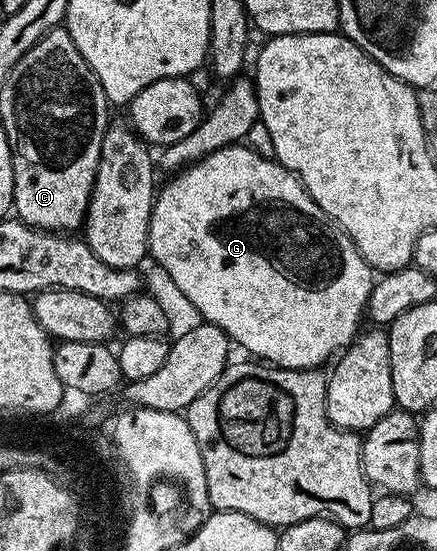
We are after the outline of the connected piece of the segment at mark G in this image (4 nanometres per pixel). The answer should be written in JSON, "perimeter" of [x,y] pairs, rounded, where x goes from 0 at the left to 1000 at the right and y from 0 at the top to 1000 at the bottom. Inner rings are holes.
{"perimeter":[[[545,260],[538,263],[522,263],[508,270],[497,270],[490,278],[476,278],[471,285],[462,285],[458,292],[439,294],[421,301],[421,305],[416,305],[412,310],[398,312],[394,319],[389,319],[398,321],[391,323],[389,328],[371,339],[371,343],[366,338],[366,341],[357,345],[350,361],[350,388],[346,388],[341,394],[339,465],[343,468],[352,466],[352,470],[359,472],[364,479],[368,479],[368,495],[375,497],[375,501],[391,501],[391,505],[400,510],[403,519],[410,521],[412,528],[419,528],[419,534],[428,535],[428,541],[437,543],[437,548],[444,550],[446,557],[455,561],[462,577],[467,577],[476,588],[497,590],[501,595],[506,595],[506,599],[513,601],[524,612],[526,621],[542,624],[545,619],[545,623],[551,624],[565,639],[570,639],[563,642],[577,644],[581,650],[595,652],[600,657],[613,659],[627,666],[641,666],[648,670],[723,670],[728,666],[741,664],[739,659],[751,652],[753,646],[760,650],[764,644],[778,642],[783,635],[787,635],[789,628],[805,623],[810,612],[817,610],[822,603],[822,592],[817,592],[817,588],[824,586],[826,575],[831,583],[831,570],[838,566],[844,550],[844,537],[854,526],[858,495],[856,490],[844,486],[844,481],[831,470],[826,457],[810,448],[803,432],[767,407],[760,394],[744,392],[744,385],[730,376],[730,368],[721,368],[721,361],[712,361],[712,354],[698,345],[693,332],[686,328],[686,325],[682,325],[677,314],[668,314],[668,310],[664,310],[657,303],[648,303],[622,283],[609,281],[609,285],[595,285],[595,281],[588,279],[584,272],[568,270],[565,265],[568,261]],[[606,358],[680,358],[680,379],[698,394],[606,394]]]}

